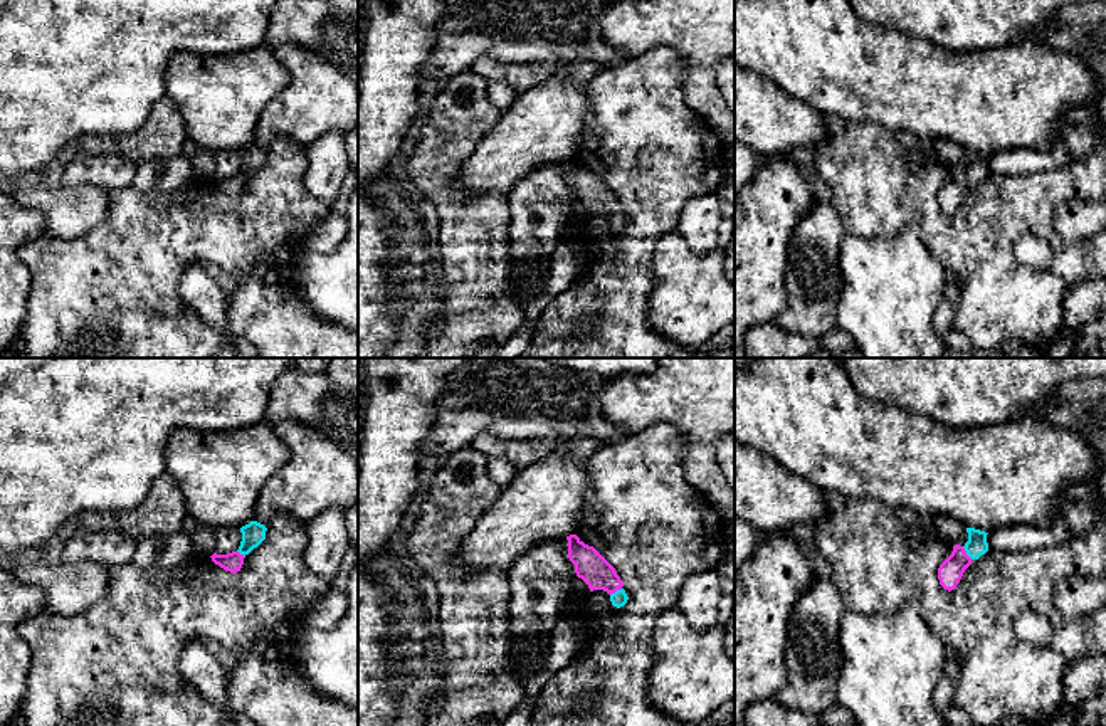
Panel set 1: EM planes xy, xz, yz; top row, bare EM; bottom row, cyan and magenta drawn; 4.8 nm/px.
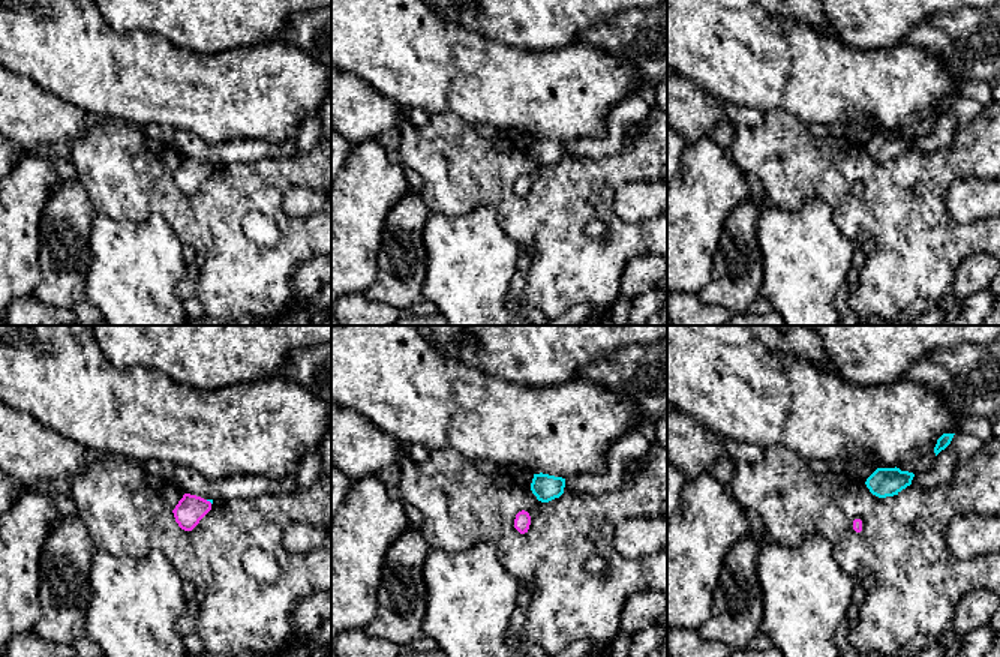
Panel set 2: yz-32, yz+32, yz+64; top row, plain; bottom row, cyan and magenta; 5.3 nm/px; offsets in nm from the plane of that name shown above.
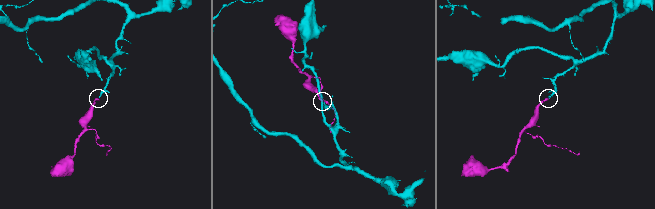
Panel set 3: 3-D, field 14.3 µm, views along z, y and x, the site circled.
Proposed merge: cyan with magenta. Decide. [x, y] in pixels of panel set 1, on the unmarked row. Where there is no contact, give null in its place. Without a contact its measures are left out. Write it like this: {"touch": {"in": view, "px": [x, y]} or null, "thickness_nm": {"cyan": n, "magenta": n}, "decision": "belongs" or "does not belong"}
{"touch": {"in": "yz", "px": [967, 177]}, "thickness_nm": {"cyan": 100, "magenta": 120}, "decision": "belongs"}

